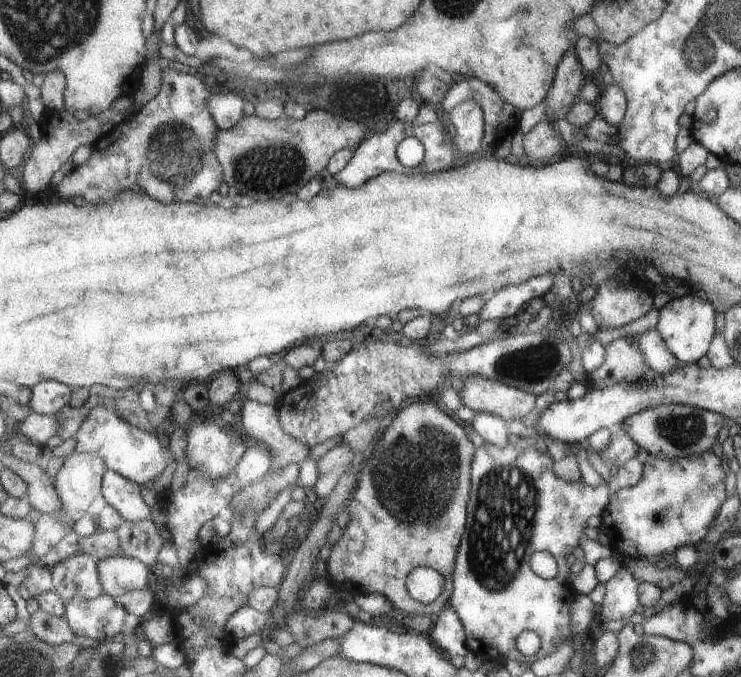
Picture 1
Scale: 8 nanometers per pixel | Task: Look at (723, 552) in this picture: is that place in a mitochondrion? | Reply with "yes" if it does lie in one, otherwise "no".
no

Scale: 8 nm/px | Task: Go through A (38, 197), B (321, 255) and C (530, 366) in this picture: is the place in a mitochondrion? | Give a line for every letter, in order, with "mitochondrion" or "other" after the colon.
A: other
B: other
C: mitochondrion

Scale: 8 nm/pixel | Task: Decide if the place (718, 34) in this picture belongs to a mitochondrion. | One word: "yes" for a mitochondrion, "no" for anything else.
yes

